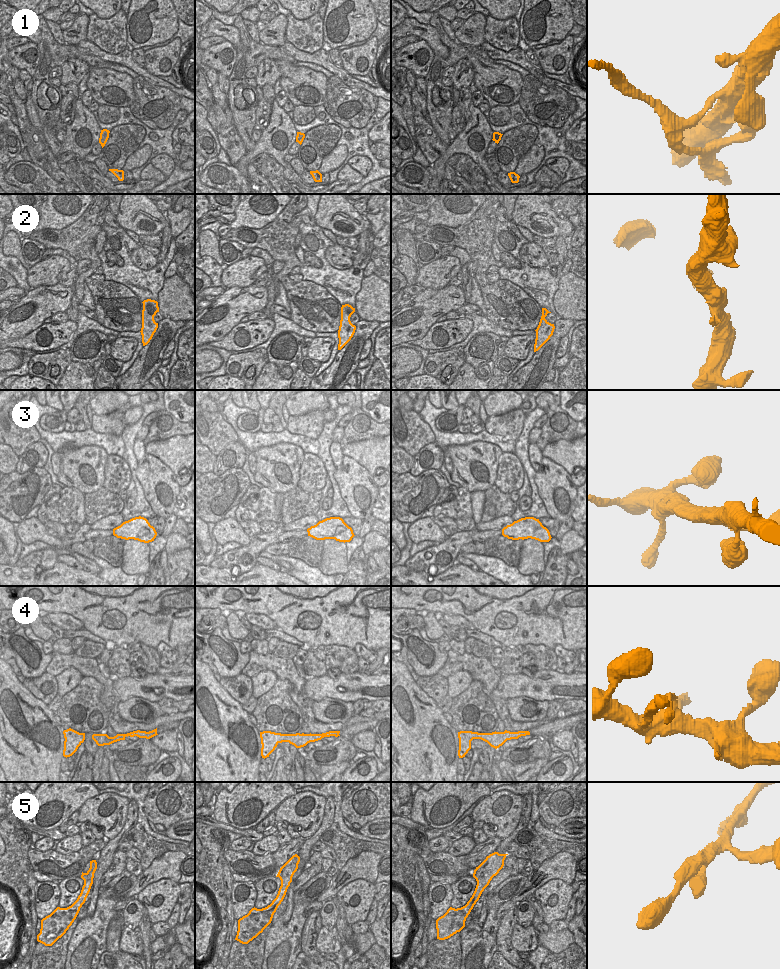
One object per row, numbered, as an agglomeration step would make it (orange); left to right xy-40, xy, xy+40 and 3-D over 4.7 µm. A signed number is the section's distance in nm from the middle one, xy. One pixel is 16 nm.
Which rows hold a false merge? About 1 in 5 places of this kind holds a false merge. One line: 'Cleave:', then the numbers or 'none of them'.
Cleave: 1

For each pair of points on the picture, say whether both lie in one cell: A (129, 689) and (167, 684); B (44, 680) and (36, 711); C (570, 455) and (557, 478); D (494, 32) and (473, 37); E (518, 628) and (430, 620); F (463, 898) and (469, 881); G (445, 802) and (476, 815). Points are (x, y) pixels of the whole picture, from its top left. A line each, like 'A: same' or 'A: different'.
A: same
B: different
C: different
D: different
E: different
F: same
G: different

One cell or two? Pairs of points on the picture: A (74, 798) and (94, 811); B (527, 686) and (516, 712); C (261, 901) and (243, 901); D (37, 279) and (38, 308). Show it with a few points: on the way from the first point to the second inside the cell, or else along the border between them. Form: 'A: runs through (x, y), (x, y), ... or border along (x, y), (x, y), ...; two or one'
A: border along (100, 794), (90, 797), (78, 810); two
B: border along (507, 699), (531, 697), (536, 700), (546, 701); two
C: border along (253, 883), (256, 889), (255, 906); two
D: border along (58, 282), (53, 285), (39, 285), (32, 289); two

